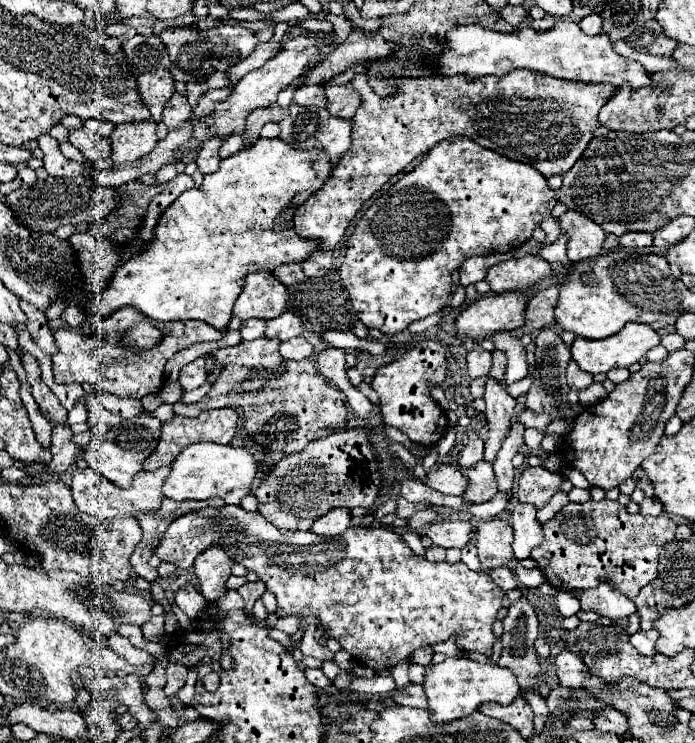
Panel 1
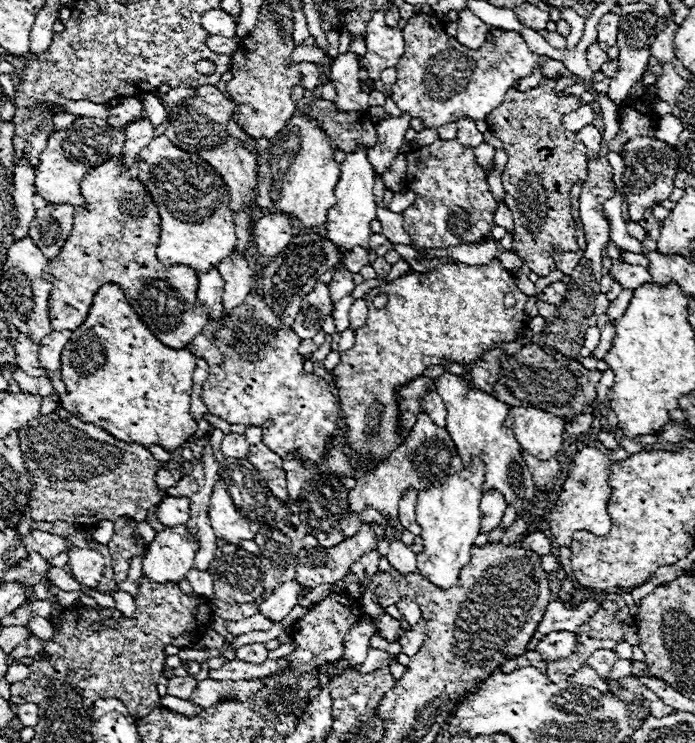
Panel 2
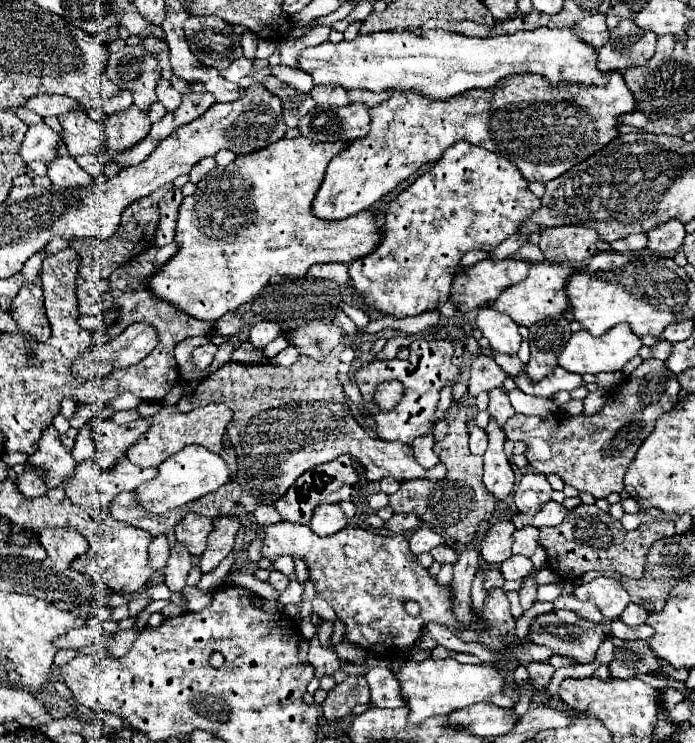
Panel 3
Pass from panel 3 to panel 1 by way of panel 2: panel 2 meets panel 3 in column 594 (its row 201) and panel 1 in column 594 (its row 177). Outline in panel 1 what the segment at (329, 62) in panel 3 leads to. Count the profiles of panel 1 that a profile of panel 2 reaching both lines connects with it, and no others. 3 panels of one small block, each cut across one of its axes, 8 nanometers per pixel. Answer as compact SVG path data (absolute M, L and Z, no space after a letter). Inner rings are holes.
M560 20L554 28L544 32L536 32L534 28L522 28L510 34L494 32L482 26L458 26L446 34L446 50L436 62L440 64L440 72L446 76L504 76L510 70L528 68L554 78L578 80L586 84L612 84L614 88L628 84L634 92L644 86L662 90L660 84L654 84L652 74L646 72L640 62L616 54L612 42L604 34L588 36L580 30L576 22L570 20Z

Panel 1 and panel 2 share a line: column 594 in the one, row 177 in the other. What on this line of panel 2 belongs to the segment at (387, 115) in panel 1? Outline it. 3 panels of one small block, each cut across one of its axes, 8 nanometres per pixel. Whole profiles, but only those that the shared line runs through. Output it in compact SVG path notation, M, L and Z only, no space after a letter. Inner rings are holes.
M116 156L84 176L82 196L86 208L74 212L74 228L64 248L44 270L44 278L54 286L50 300L52 330L76 330L84 322L96 290L112 282L124 290L134 312L164 346L186 348L208 322L208 310L198 304L194 268L184 264L164 267L156 258L160 216L146 188L120 170L120 156Z

